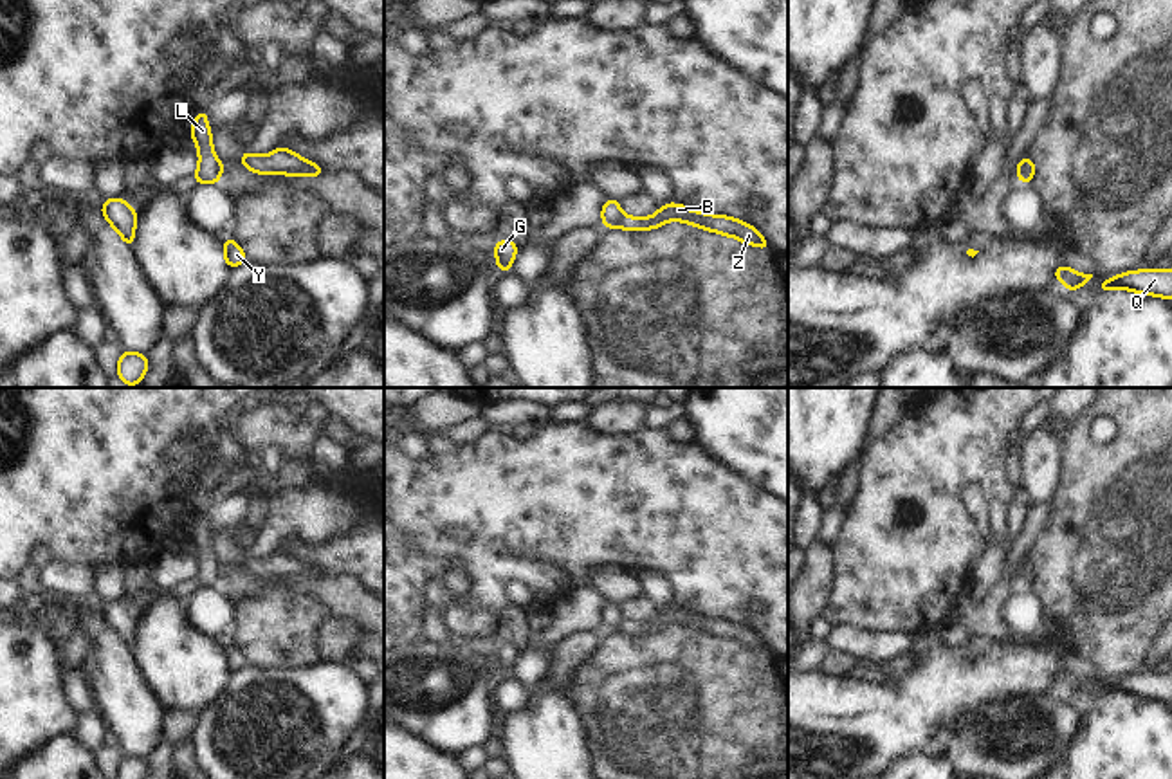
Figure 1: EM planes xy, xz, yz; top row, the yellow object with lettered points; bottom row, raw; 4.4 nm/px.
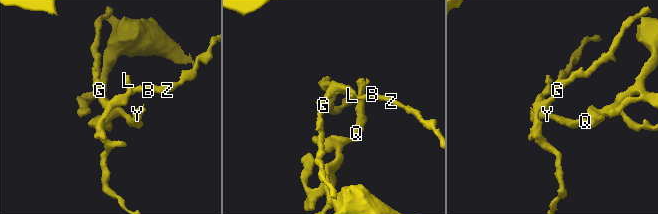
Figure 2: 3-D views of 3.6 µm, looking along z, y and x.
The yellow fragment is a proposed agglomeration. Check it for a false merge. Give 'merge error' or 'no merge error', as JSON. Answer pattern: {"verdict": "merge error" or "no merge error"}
{"verdict": "merge error"}

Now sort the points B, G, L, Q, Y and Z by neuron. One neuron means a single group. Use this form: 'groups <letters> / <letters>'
groups B Q Y Z / G L

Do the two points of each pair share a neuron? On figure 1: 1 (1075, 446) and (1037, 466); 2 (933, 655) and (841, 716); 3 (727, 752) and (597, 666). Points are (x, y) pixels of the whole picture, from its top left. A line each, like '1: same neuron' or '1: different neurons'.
1: different neurons
2: same neuron
3: same neuron

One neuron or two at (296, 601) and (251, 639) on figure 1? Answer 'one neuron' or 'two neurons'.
one neuron

